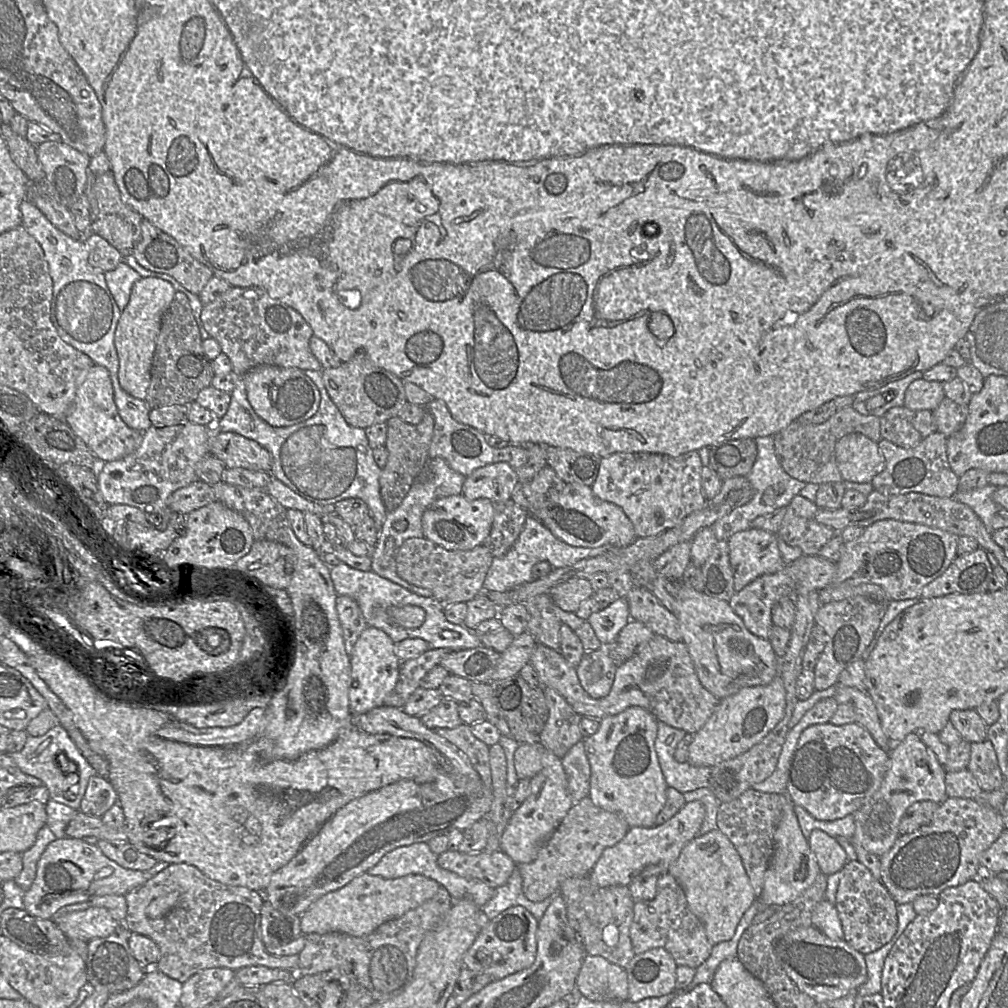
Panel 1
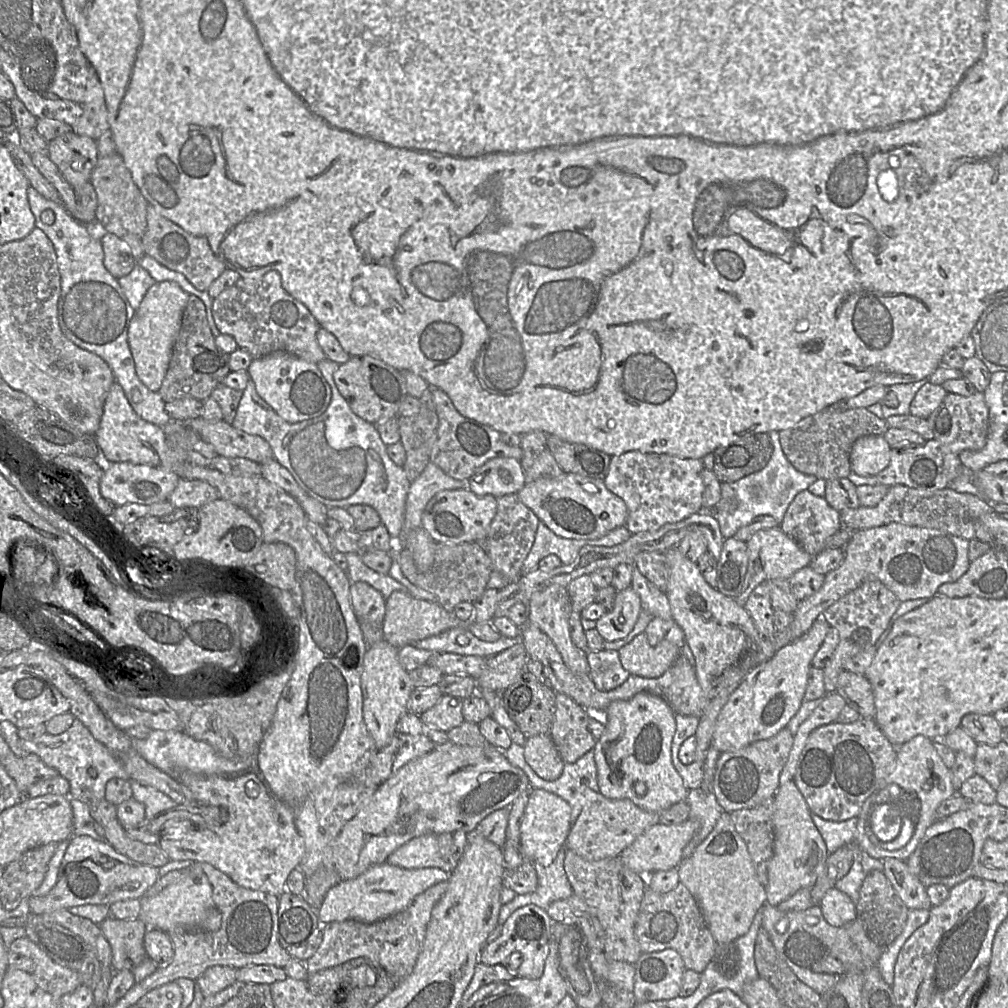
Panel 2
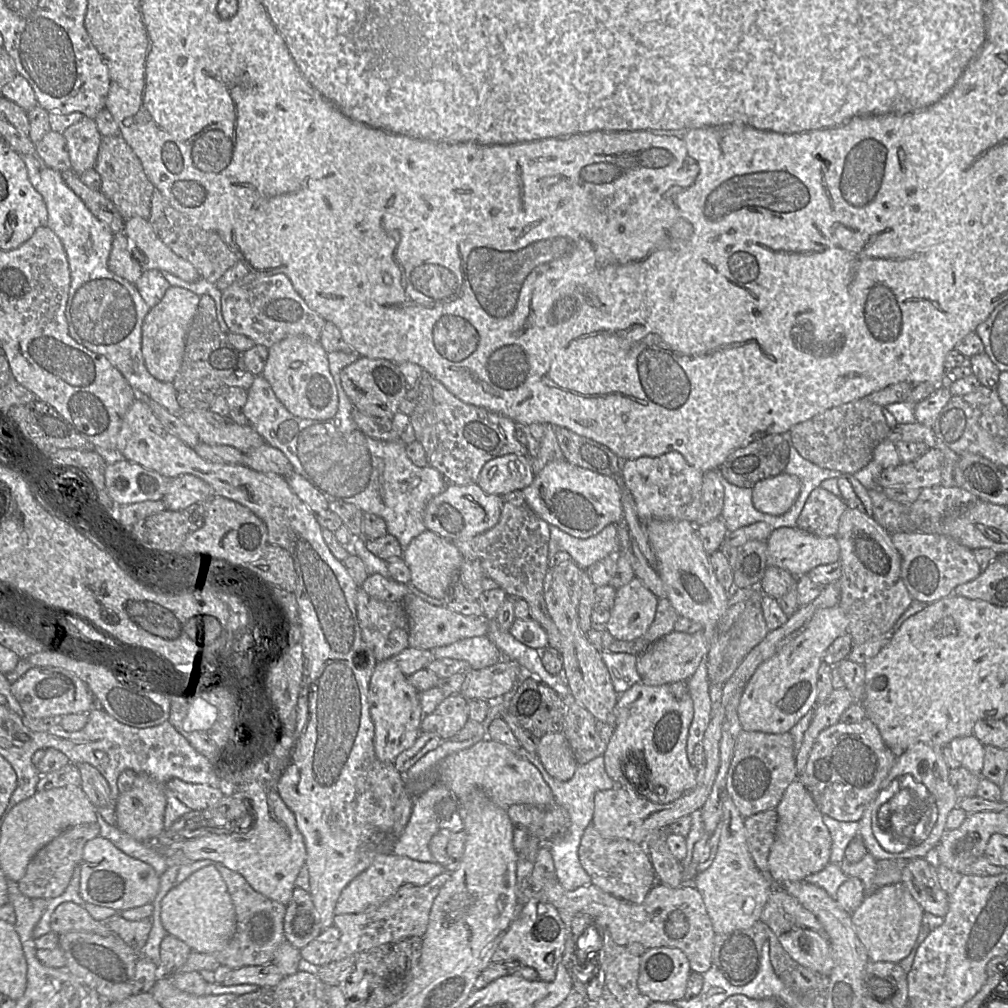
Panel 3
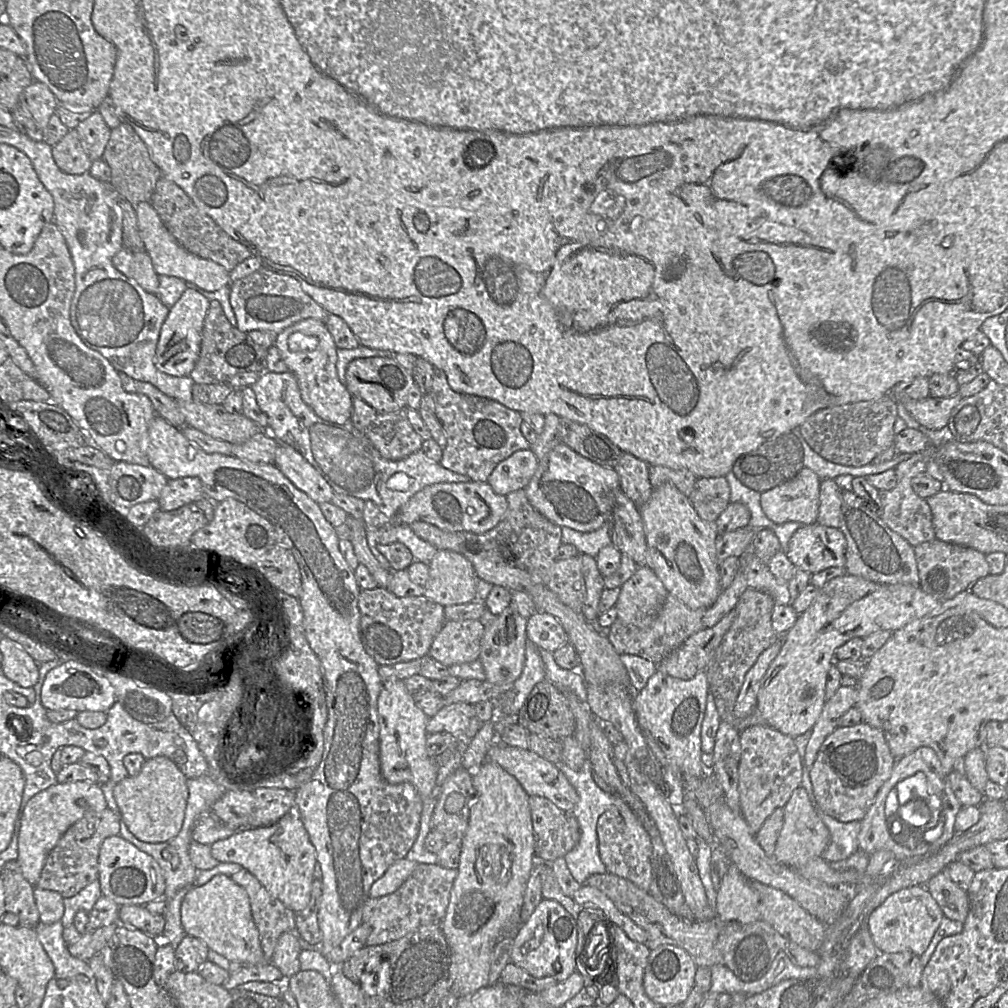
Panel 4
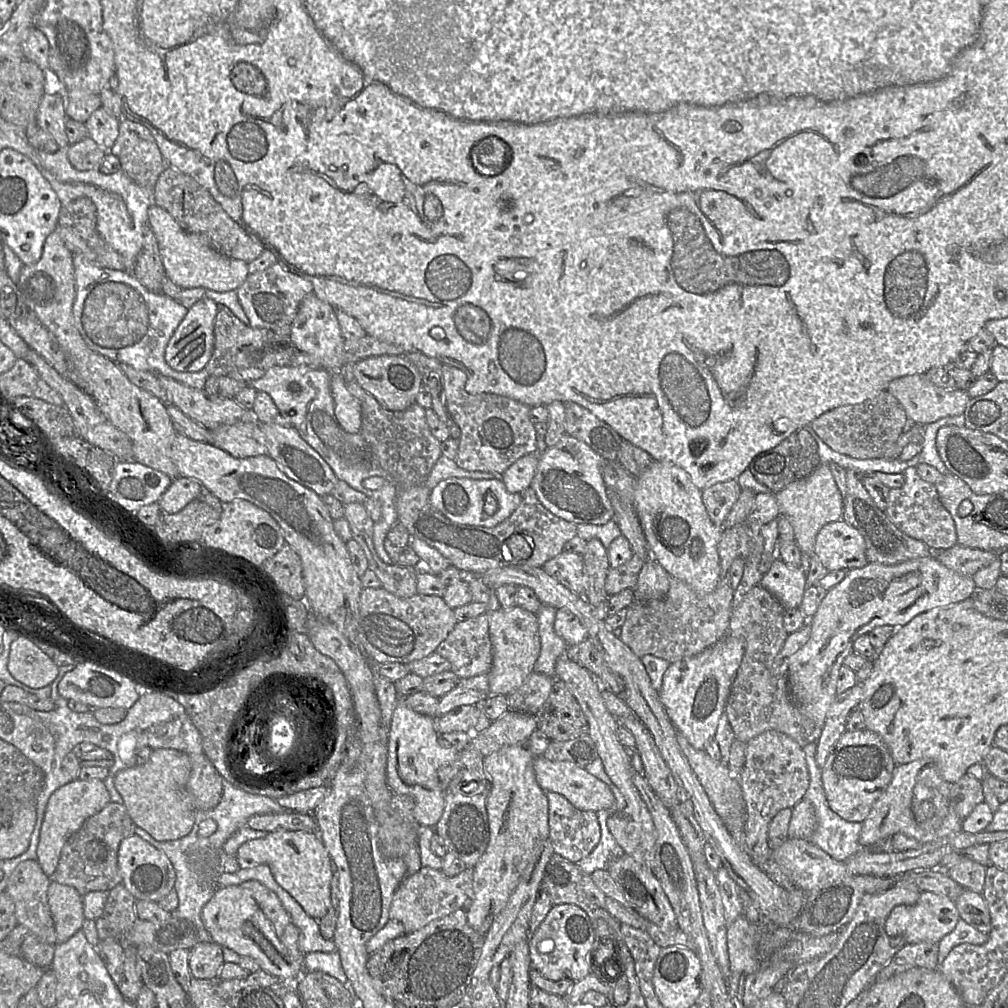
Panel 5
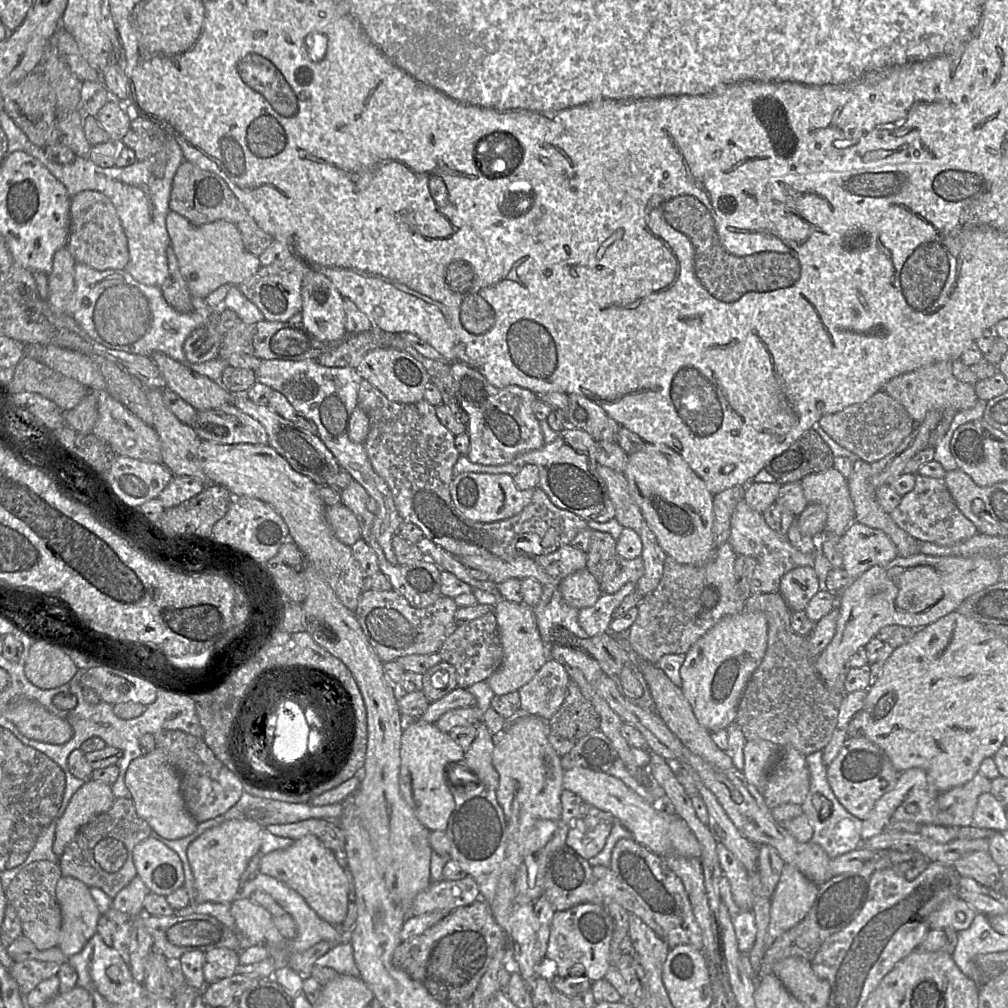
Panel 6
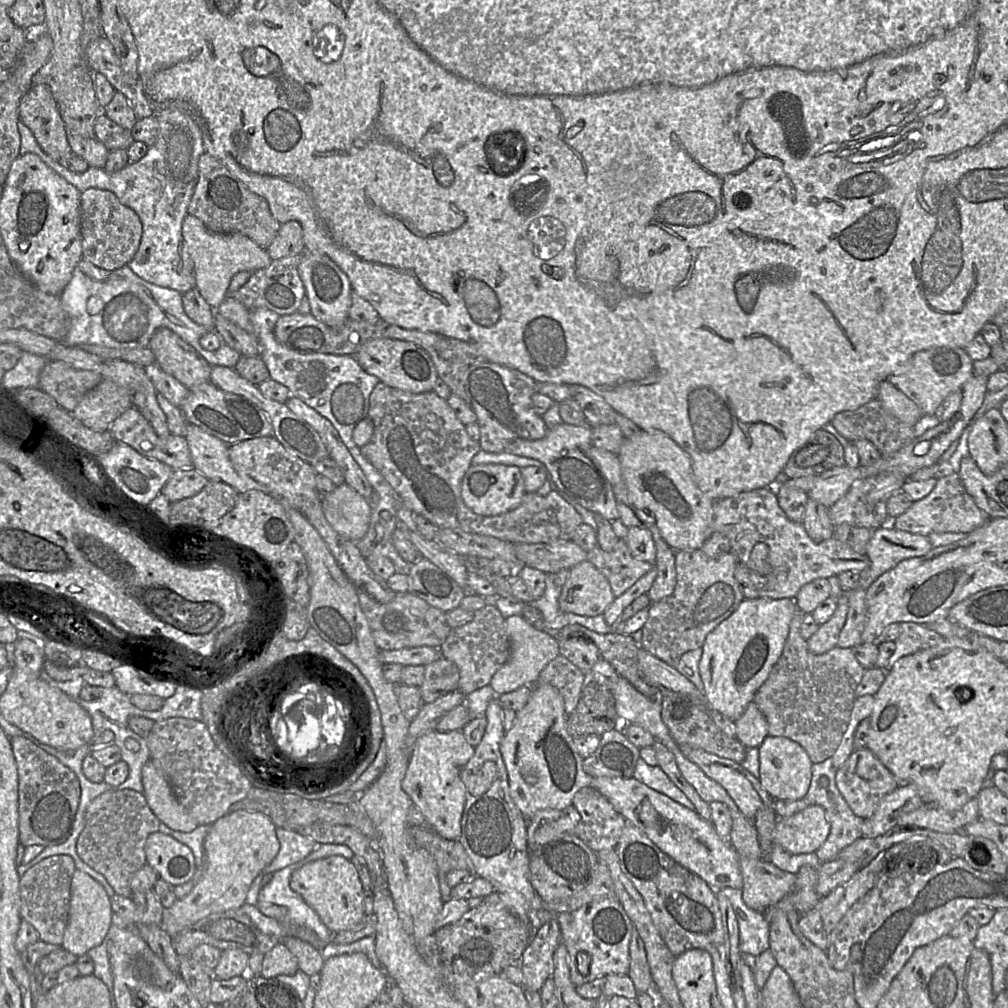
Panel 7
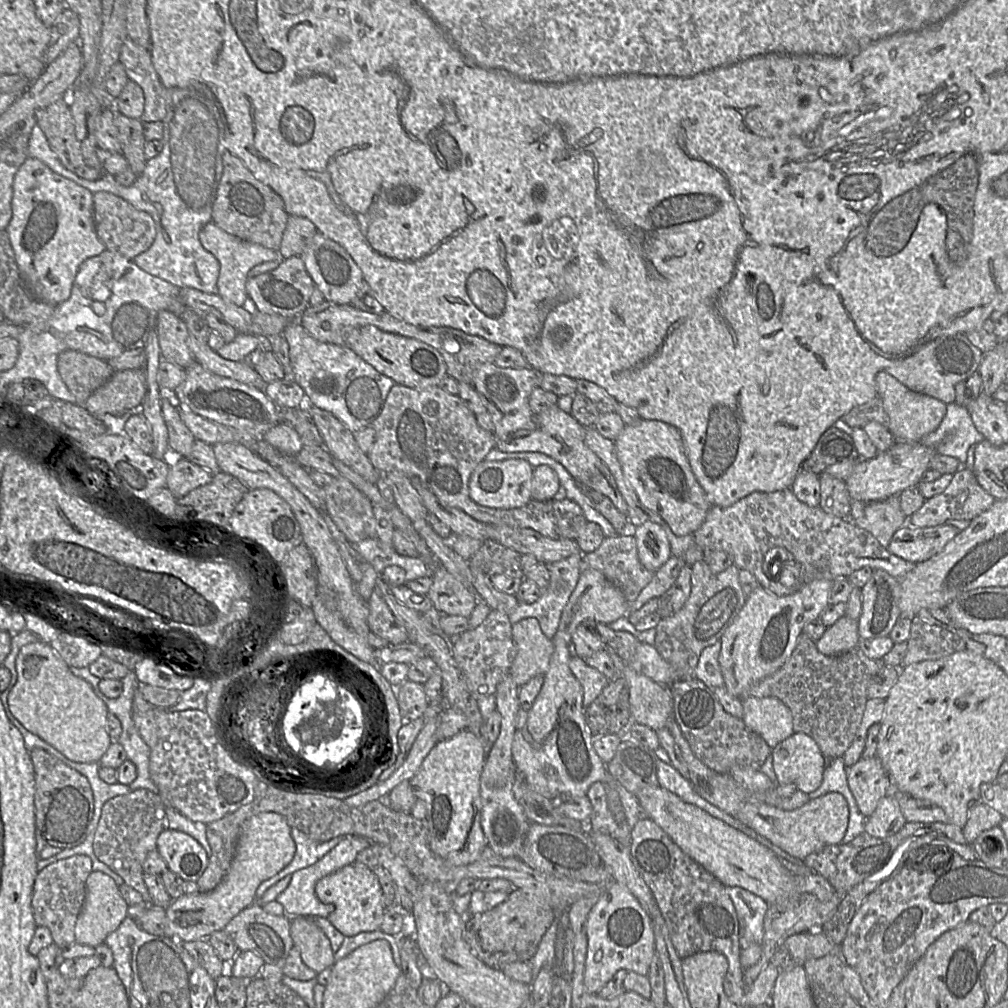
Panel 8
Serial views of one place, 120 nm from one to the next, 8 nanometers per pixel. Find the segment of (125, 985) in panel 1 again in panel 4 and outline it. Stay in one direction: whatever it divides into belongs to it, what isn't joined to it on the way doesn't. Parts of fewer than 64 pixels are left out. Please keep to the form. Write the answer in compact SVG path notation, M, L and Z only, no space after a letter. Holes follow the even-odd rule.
M122 905L119 918L123 926L135 928L153 937L162 934L165 926L163 915L152 914L144 905Z

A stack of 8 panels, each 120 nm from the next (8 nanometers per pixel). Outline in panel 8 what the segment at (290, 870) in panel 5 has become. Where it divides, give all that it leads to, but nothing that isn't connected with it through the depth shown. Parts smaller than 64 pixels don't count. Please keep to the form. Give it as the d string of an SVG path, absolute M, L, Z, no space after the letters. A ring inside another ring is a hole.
M356 861L325 876L316 883L315 893L322 903L334 906L328 920L345 937L380 930L385 910L383 892L378 877L366 865Z

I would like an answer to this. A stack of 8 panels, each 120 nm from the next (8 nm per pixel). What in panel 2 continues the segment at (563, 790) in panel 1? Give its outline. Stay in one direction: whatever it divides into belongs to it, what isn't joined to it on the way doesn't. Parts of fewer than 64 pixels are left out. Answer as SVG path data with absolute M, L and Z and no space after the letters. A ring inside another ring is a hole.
M533 788L520 825L520 852L532 862L549 866L564 846L571 827L571 807L560 796L546 790Z

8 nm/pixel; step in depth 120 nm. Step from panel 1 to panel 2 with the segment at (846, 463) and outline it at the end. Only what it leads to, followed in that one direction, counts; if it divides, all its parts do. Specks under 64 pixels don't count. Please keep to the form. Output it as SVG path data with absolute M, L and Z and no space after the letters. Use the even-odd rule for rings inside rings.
M883 435L859 437L850 452L851 472L868 477L876 476L890 463L891 447Z

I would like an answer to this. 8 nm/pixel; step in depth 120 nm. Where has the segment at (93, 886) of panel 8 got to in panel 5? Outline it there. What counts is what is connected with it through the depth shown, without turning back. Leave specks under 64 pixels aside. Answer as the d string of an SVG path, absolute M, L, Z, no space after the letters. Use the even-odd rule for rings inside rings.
M51 882L48 904L55 923L57 943L64 943L81 930L84 916L83 896L72 886Z

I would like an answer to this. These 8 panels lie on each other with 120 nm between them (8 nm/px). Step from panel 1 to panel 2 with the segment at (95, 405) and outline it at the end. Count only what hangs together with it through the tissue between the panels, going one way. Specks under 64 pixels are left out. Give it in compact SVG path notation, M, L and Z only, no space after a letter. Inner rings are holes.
M117 382L113 383L107 394L100 424L93 437L100 451L111 463L130 462L158 466L162 455L167 451L166 435L163 428L140 418Z

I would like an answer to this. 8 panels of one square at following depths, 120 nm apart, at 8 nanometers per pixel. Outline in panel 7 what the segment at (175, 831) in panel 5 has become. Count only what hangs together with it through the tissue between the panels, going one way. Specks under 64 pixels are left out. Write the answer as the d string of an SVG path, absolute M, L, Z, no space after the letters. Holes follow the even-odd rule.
M151 760L141 770L143 795L154 815L172 830L192 832L198 822L181 805L168 780L158 771Z

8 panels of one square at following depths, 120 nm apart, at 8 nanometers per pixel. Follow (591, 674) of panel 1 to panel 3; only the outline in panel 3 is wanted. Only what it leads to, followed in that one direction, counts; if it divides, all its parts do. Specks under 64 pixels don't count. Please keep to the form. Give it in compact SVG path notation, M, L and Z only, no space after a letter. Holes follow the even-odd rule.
M601 650L601 658L618 694L625 692L633 684L641 682L641 677L636 669L636 655Z

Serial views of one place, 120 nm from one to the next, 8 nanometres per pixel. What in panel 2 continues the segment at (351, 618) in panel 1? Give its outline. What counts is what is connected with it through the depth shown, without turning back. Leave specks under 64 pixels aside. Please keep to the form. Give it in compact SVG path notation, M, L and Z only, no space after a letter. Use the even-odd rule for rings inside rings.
M359 581L351 584L350 597L359 624L360 622L369 622L382 626L386 600L378 590Z

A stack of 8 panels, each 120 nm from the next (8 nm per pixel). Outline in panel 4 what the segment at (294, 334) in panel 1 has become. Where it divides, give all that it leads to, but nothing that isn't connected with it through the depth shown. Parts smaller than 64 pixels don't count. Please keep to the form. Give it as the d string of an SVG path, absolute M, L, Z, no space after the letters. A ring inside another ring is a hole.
M261 267L252 274L231 282L230 304L236 317L236 327L242 332L253 330L278 334L292 324L314 318L325 322L328 312L317 304L290 275Z

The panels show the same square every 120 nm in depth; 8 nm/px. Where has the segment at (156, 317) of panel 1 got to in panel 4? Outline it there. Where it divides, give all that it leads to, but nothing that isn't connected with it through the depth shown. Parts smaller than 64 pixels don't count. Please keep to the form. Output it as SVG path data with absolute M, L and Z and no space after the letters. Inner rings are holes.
M187 288L179 300L169 309L161 327L155 352L156 368L172 376L188 376L199 356L201 335L210 300L193 289Z

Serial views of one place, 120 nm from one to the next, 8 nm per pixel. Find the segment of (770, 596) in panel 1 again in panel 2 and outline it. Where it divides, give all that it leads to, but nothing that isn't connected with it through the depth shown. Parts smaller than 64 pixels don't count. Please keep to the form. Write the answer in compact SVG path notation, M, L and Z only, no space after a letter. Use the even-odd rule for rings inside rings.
M766 582L758 585L750 594L744 609L753 619L759 633L766 639L773 637L774 613L772 608L769 587Z

